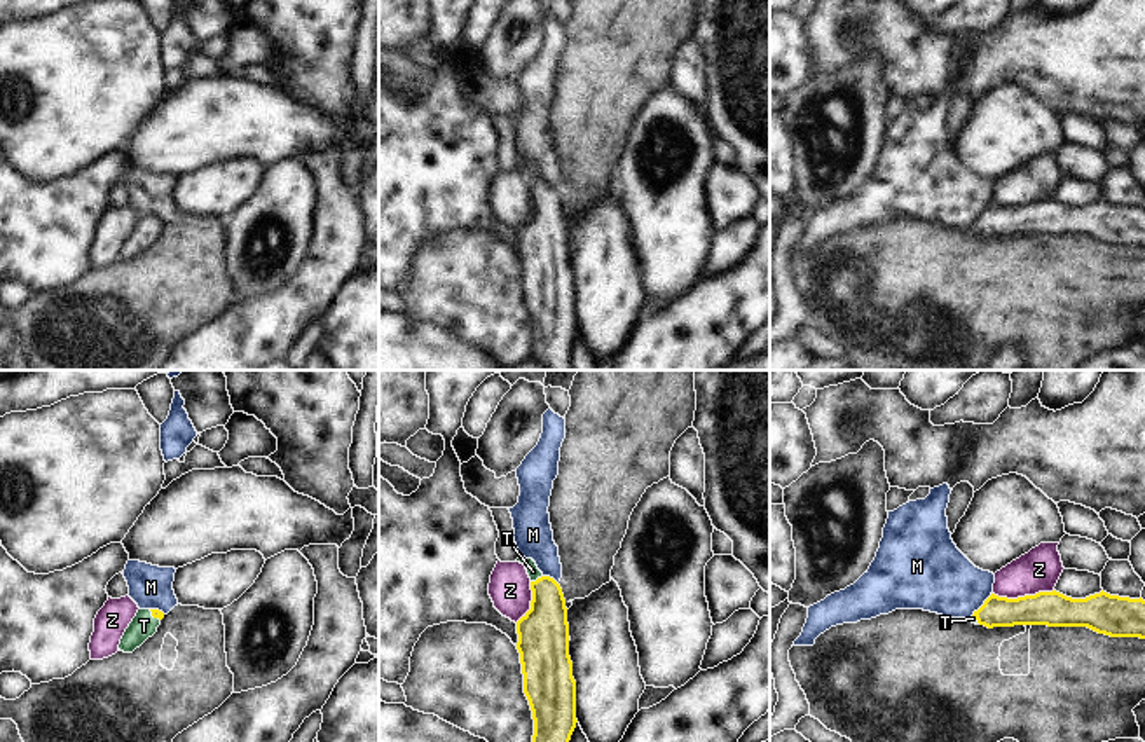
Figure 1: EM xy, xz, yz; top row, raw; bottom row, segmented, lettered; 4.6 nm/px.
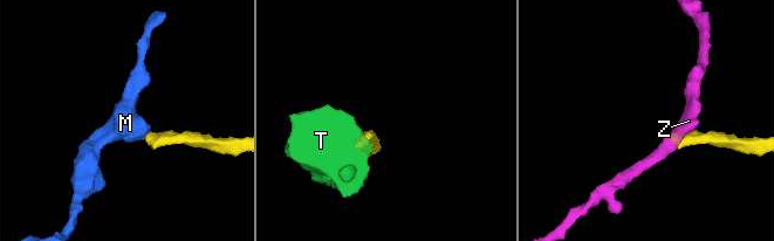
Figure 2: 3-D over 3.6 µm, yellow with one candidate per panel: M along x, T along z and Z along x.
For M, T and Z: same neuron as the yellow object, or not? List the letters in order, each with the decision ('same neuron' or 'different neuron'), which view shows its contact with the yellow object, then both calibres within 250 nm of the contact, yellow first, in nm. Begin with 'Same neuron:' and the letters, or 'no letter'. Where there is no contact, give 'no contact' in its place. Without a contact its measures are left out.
Same neuron: T
M: different neuron; contact in yz; calibres 140 and 320 nm
T: same neuron; contact in xz; calibres 240 and 60 nm
Z: different neuron; contact in yz; calibres 160 and 200 nm

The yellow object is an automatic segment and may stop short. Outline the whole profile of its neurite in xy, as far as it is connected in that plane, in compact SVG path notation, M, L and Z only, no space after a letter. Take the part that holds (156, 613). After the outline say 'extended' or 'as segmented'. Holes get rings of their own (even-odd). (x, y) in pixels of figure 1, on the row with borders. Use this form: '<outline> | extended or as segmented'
M138 609L120 639L119 649L124 653L133 653L157 632L162 618L164 613L159 609Z | extended

